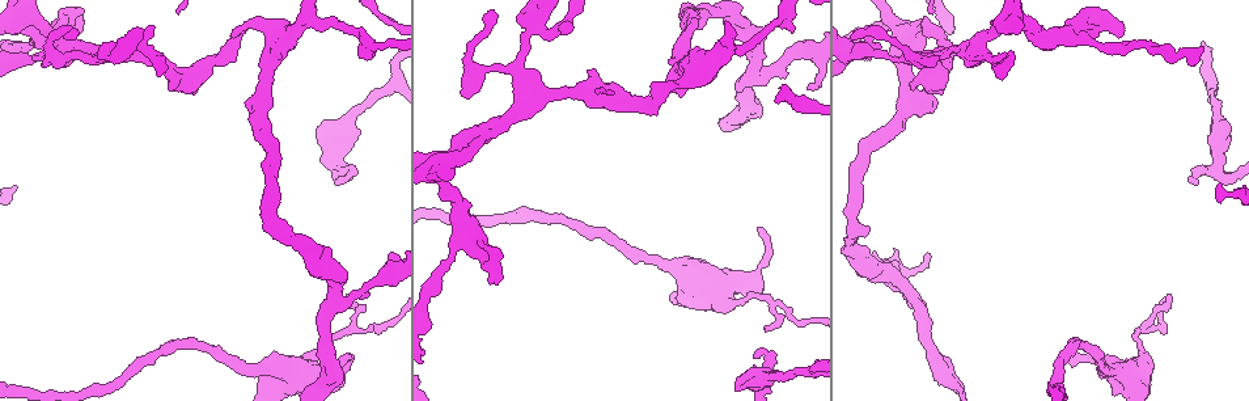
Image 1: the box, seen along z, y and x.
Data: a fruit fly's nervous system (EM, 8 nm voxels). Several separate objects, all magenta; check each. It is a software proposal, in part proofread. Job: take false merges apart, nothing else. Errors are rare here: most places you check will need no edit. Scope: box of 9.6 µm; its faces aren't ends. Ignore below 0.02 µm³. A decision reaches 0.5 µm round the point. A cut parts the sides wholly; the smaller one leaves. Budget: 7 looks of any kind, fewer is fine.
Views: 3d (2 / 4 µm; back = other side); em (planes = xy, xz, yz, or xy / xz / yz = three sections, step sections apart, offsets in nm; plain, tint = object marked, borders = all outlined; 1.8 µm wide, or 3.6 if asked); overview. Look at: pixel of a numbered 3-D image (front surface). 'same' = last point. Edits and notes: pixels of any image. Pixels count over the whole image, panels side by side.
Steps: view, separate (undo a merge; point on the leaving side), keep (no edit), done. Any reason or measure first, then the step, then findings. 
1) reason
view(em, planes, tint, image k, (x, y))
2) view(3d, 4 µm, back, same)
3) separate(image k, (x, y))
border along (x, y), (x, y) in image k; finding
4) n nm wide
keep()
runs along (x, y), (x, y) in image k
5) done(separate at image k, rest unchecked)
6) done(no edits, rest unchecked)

sharp bend
view(em, planes, tint, image 1, (905, 106))

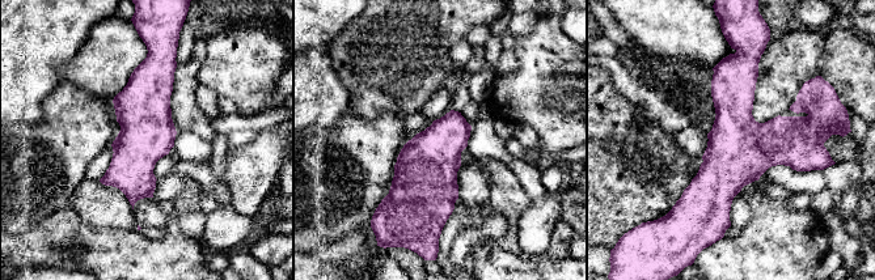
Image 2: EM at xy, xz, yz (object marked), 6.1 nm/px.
keep()
continuous, no second cell

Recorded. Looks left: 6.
a fork
view(em, planes, tint, image 1, (519, 69))

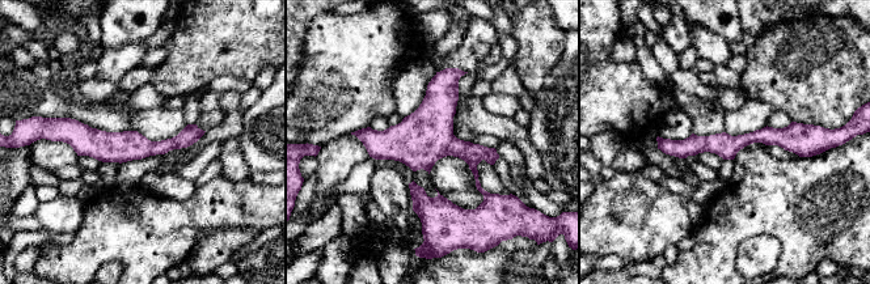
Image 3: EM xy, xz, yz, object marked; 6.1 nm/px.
keep()
continuous, no second cell

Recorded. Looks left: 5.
thin neck
view(em, yz, step 8, tint, image 1, (1216, 108))

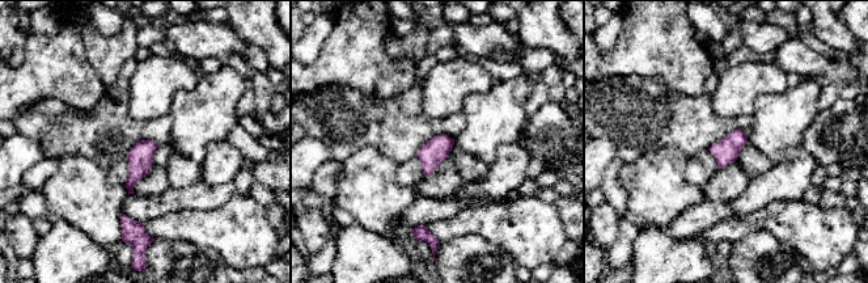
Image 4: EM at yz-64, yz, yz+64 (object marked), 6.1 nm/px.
cut it another way
view(em, planes, tint, same)

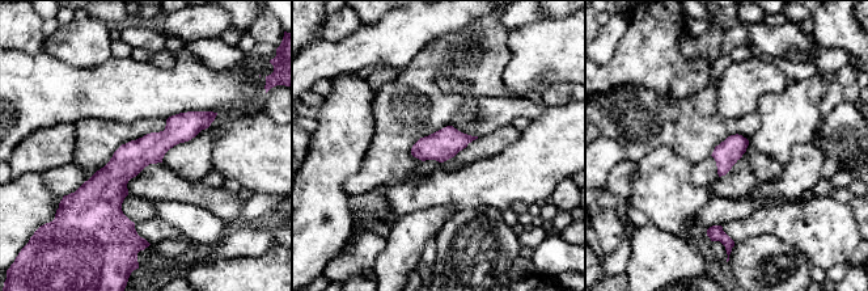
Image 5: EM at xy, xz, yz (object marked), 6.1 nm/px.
160 nm wide
keep()
runs along (210, 114), (115, 181), (126, 223) in image 5; one cell here

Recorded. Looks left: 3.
done(no edits, rest unchecked)

